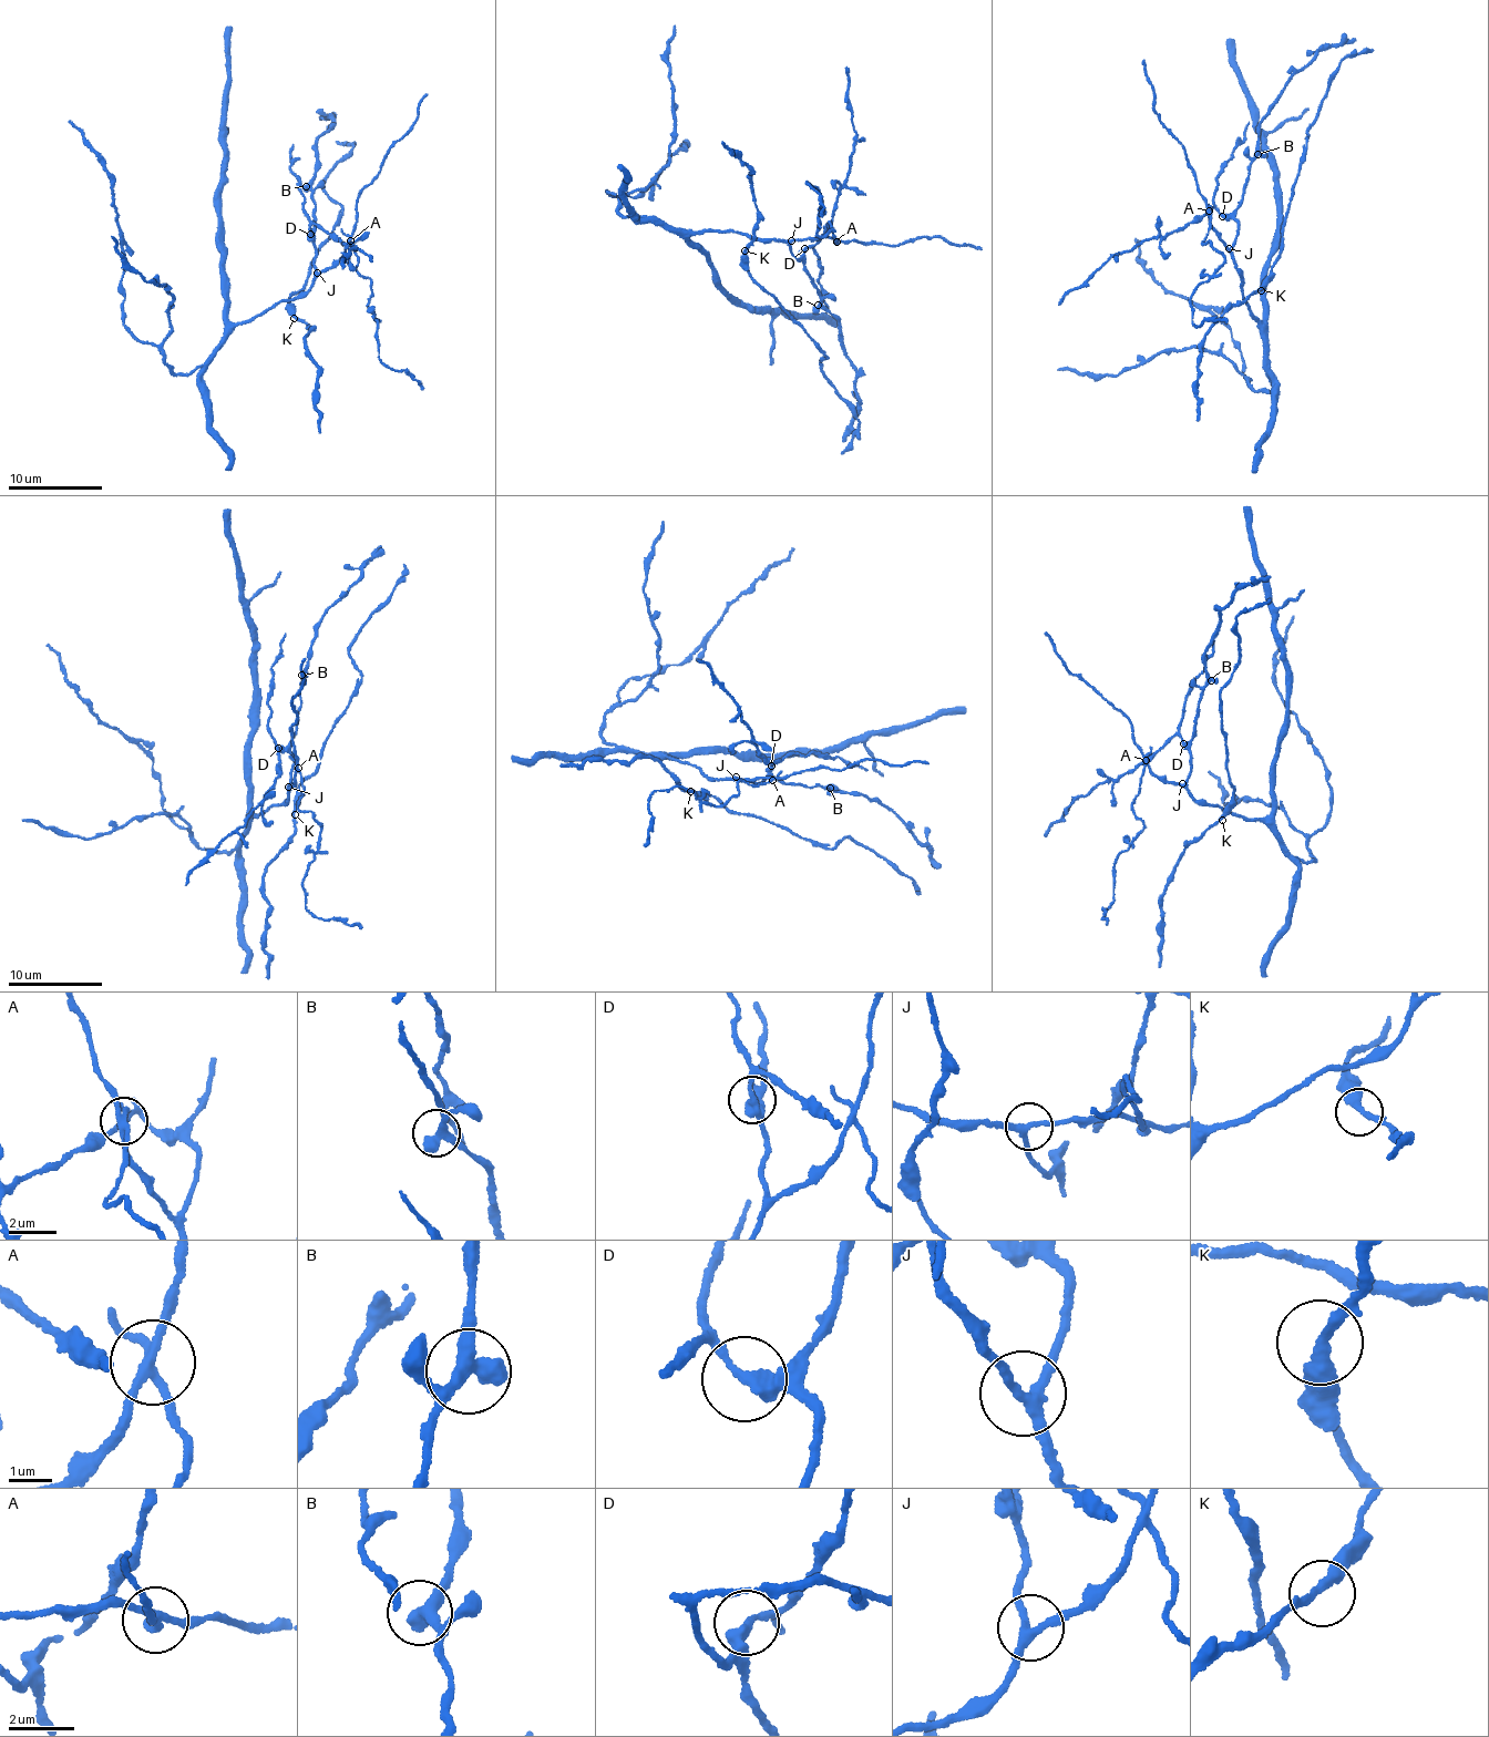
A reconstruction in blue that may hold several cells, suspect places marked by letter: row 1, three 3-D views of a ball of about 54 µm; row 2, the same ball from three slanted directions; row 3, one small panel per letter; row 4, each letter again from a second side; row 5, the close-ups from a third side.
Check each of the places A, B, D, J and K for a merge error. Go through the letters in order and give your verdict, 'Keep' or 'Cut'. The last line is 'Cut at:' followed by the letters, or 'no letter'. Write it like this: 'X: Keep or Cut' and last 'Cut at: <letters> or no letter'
A: Cut
B: Keep
D: Cut
J: Keep
K: Keep
Cut at: A, D

